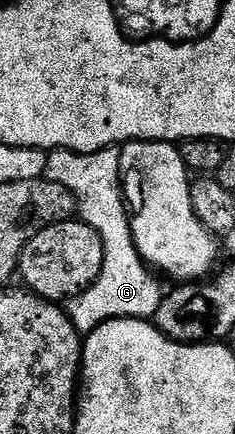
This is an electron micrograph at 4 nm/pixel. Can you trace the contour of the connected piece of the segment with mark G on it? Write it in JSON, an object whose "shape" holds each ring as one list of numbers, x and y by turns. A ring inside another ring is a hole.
{"shape":[[120,148,100,149,94,153,73,153,70,149,58,149,50,152,46,159,43,177,44,180,59,183,73,192,73,197,77,200,80,220,86,221,91,228,99,231,103,239,103,271,99,275,99,279,95,279,95,283,86,293,81,293,78,297,72,298,67,305,69,318,73,321,78,333,87,335,95,327,99,327,116,317,156,318,161,306,163,288,161,289,160,283,156,281,158,278,155,276,154,270,142,261,133,242,125,194,121,192]]}

